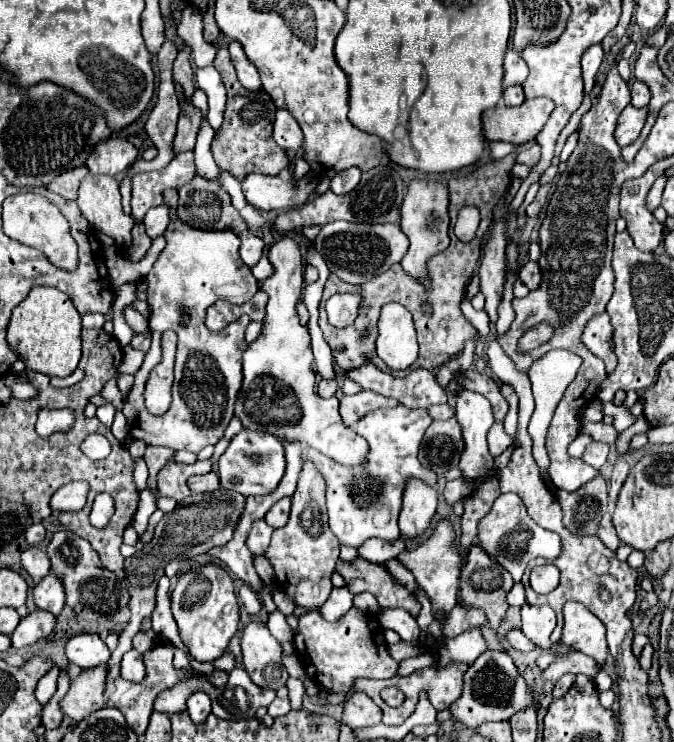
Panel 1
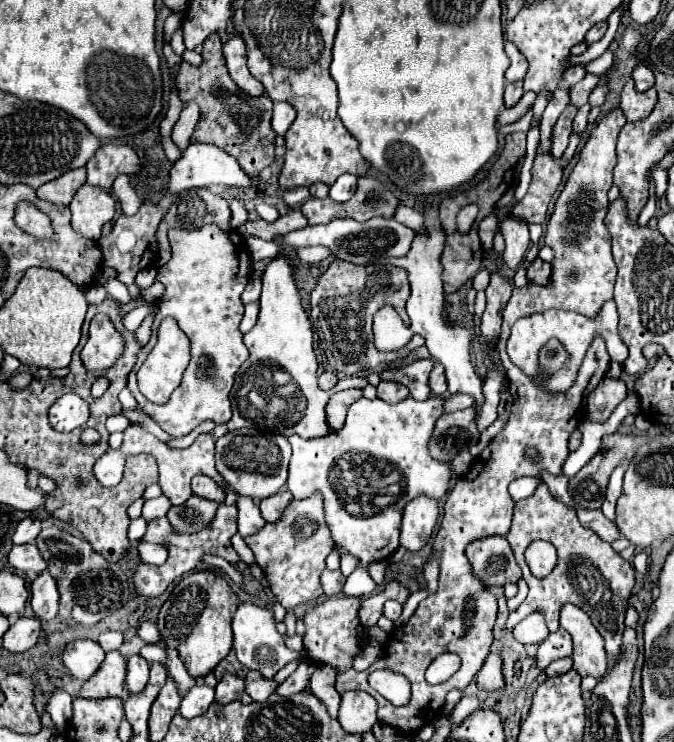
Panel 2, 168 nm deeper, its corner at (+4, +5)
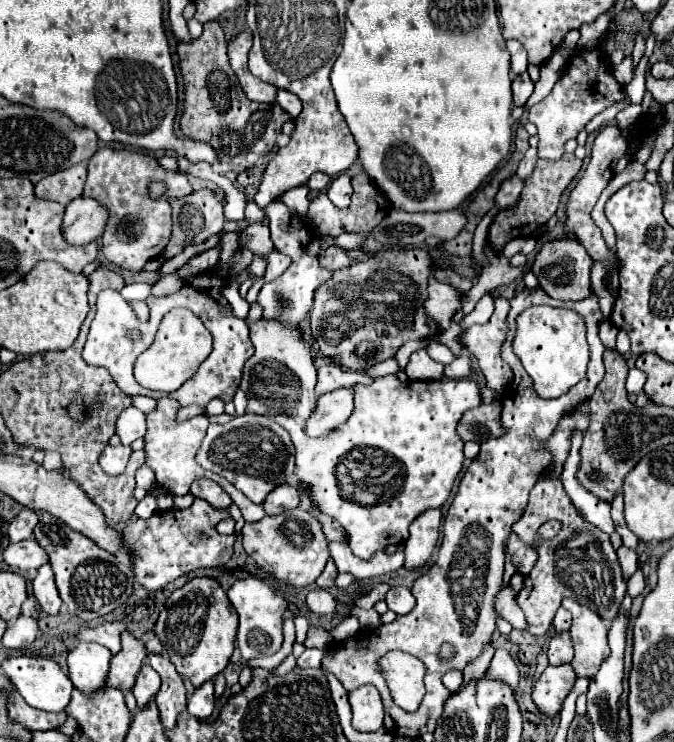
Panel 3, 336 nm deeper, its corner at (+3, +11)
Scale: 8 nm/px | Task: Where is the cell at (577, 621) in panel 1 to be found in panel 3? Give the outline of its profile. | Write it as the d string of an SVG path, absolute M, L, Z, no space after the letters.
M564 599L562 607L566 607L572 613L570 637L574 647L574 659L570 665L574 667L574 673L578 677L594 677L602 661L610 653L606 639L608 629L596 611L572 599Z

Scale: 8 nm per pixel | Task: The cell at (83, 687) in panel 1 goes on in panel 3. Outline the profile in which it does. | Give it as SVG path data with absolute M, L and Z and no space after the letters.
M130 631L122 633L122 651L112 657L108 685L128 691L136 683L136 675L146 663L146 647Z

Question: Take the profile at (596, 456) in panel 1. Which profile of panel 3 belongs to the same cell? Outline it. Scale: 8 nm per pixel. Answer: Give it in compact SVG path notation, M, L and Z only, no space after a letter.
M630 369L630 375L628 375L628 381L626 381L626 389L630 395L638 395L642 393L642 385L646 381L646 375L640 371L640 369Z

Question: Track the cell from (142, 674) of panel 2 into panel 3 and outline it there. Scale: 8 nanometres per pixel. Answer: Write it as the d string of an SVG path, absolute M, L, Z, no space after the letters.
M144 665L144 669L138 673L136 685L132 689L138 707L144 709L156 697L158 689L160 689L160 677L158 677L158 673L150 665Z

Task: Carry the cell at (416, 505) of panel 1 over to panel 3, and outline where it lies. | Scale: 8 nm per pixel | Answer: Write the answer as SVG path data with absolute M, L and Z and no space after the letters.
M430 509L428 513L422 513L412 525L410 525L410 537L406 541L404 549L404 569L416 571L426 565L426 561L432 557L432 551L436 547L438 535L440 535L440 509Z

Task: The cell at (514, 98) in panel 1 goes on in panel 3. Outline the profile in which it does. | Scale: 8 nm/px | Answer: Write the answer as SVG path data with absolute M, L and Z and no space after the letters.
M528 73L518 75L518 77L514 79L514 83L512 83L514 105L516 105L516 107L524 107L526 101L528 101L528 97L532 95L532 91L534 91L534 81L530 79L530 75L528 75Z

